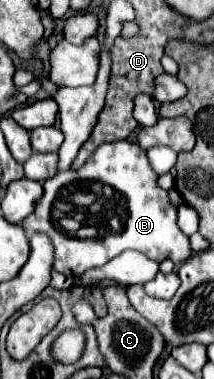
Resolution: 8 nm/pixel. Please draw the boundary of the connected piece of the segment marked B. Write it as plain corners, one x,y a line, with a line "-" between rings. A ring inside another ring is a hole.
129,140
101,144
79,170
57,172
43,182
43,190
43,198
23,222
23,228
27,234
45,232
53,240
55,270
61,274
77,278
89,268
107,264
125,250
139,250
155,262
169,258
175,264
185,262
193,254
189,238
177,226
177,208
169,202
167,192
157,186
157,174
151,170
147,154
139,144
-
67,186
95,192
97,202
87,208
61,202
61,188

